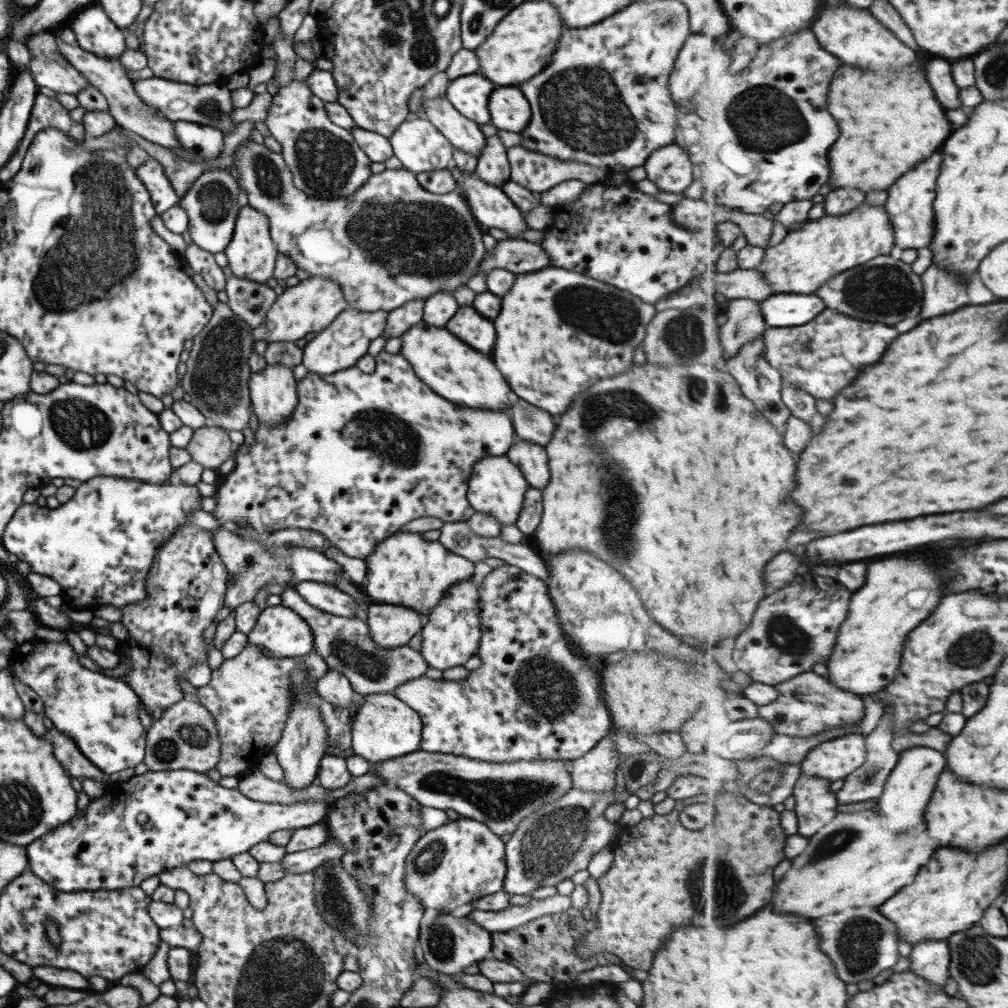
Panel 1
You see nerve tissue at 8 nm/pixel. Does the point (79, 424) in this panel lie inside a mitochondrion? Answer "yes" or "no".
yes

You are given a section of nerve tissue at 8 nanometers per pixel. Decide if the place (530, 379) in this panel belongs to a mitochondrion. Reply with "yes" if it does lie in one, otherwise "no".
no

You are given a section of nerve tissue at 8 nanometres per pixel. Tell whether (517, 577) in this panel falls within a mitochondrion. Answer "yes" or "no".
no

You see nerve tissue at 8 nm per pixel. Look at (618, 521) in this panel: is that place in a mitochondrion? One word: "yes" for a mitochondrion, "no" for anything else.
yes

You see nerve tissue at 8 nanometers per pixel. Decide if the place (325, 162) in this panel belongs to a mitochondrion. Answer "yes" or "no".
yes

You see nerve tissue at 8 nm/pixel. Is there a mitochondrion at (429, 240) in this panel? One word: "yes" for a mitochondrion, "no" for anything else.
yes

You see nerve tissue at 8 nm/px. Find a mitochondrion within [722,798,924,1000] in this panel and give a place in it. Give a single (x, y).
(858, 942)

